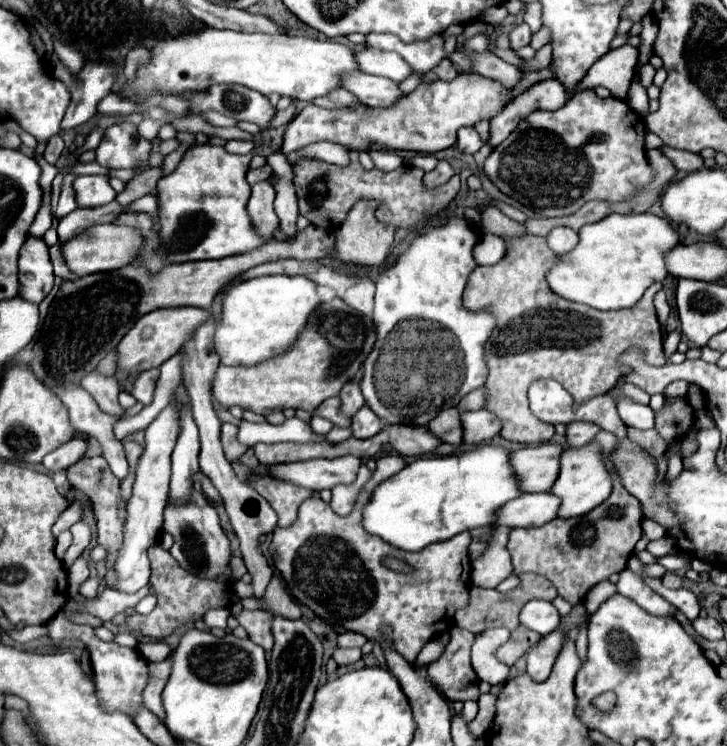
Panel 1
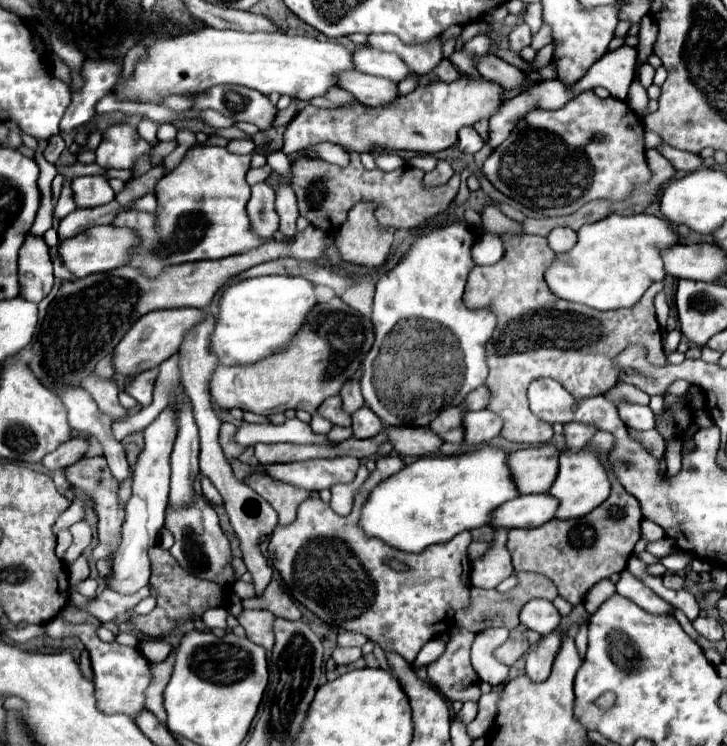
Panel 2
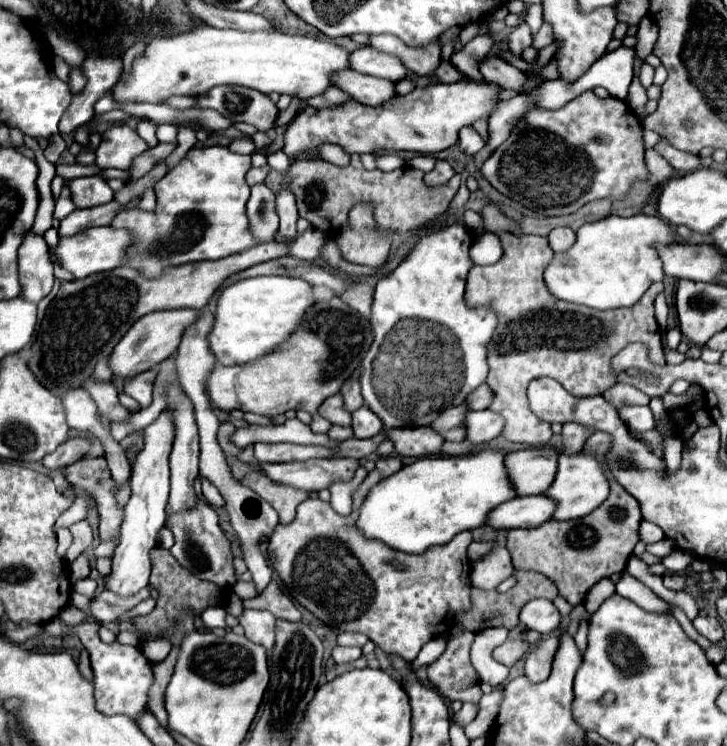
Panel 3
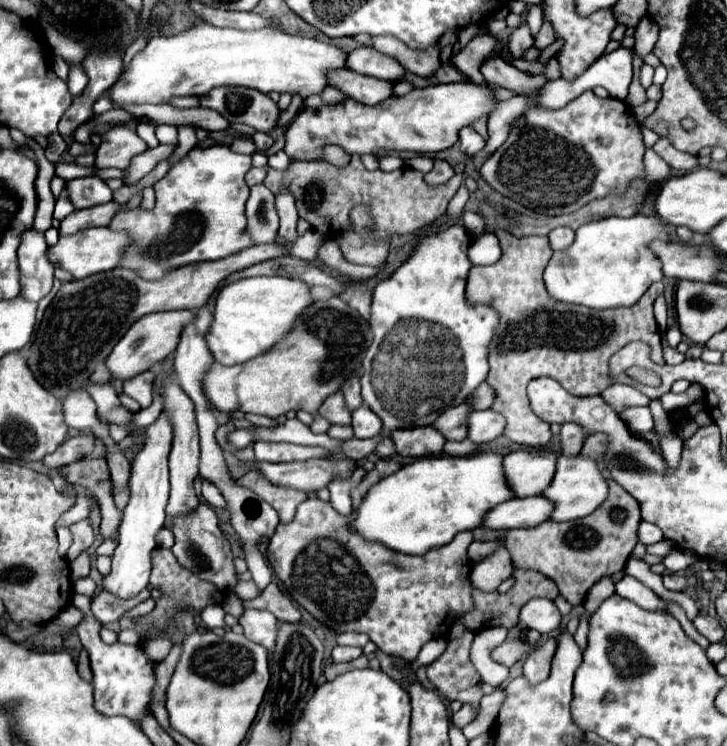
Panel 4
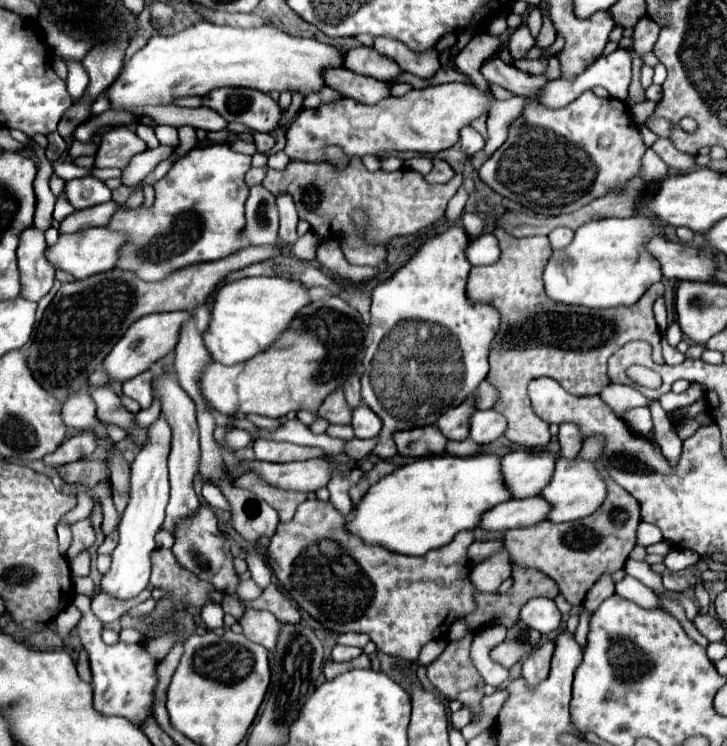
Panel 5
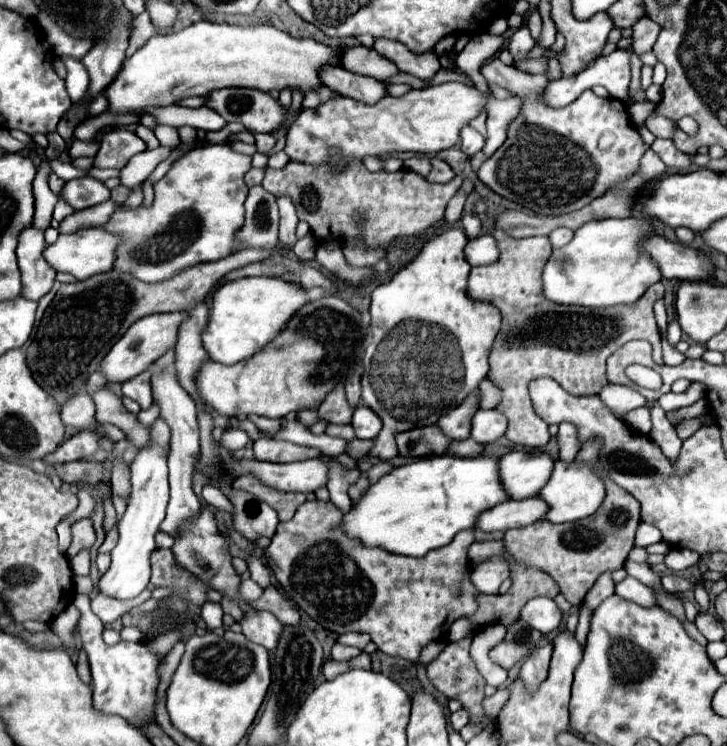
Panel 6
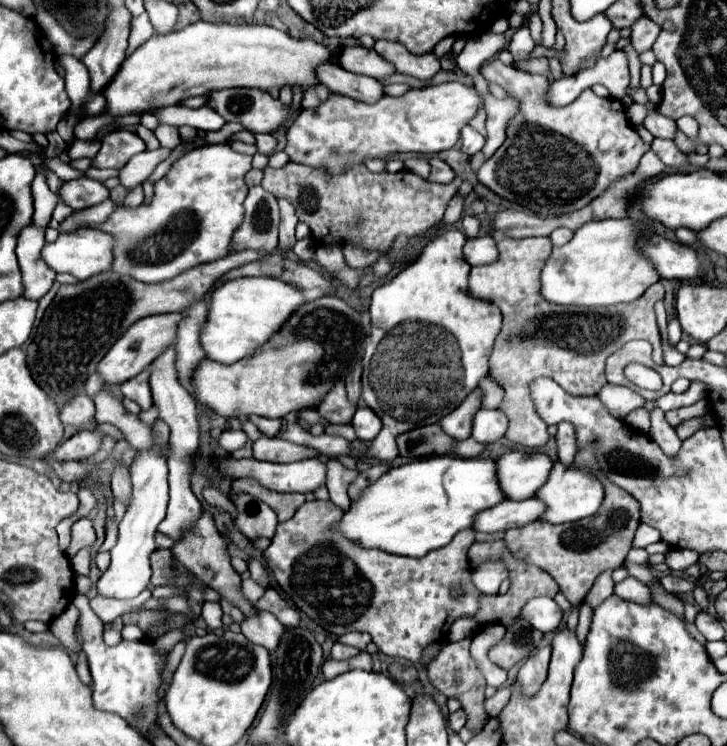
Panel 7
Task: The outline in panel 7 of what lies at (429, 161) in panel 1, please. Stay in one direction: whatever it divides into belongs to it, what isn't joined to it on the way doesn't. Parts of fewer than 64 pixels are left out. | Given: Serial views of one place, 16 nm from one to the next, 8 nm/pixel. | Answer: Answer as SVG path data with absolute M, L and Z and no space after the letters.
M410 158L404 164L406 164L406 170L410 170L414 174L420 174L422 178L428 178L428 174L430 174L428 158Z

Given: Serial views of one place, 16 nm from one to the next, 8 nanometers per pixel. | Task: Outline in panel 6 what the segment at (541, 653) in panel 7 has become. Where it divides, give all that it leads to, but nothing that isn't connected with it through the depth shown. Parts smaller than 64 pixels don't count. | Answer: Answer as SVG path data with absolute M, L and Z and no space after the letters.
M546 644L538 648L532 656L528 656L528 660L522 664L518 680L522 680L526 692L536 692L538 686L546 680L550 656L552 656L552 644Z

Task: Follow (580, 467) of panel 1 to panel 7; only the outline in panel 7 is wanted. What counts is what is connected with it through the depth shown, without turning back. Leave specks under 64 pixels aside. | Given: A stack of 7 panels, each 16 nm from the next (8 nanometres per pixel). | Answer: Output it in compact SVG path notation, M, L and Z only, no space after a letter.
M556 462L546 484L536 492L534 498L544 502L546 506L540 520L550 522L550 524L564 524L564 522L576 522L576 520L594 516L604 500L604 490L602 490L600 480L590 476L586 470L578 470L574 466L564 466Z

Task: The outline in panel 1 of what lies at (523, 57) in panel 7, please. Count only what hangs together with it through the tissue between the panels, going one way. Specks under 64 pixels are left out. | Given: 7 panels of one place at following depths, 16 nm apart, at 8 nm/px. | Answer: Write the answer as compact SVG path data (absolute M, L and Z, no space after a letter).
M518 24L518 26L514 26L512 28L512 32L510 32L510 46L512 46L512 50L516 52L516 50L520 50L520 48L524 48L524 46L528 46L530 44L530 28L528 28L528 24Z

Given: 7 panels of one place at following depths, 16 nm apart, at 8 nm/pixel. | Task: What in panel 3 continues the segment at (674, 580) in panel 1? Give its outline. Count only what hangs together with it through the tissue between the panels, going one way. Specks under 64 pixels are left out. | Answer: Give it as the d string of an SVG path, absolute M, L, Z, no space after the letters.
M664 574L664 586L670 590L684 590L686 588L686 578L678 574Z

